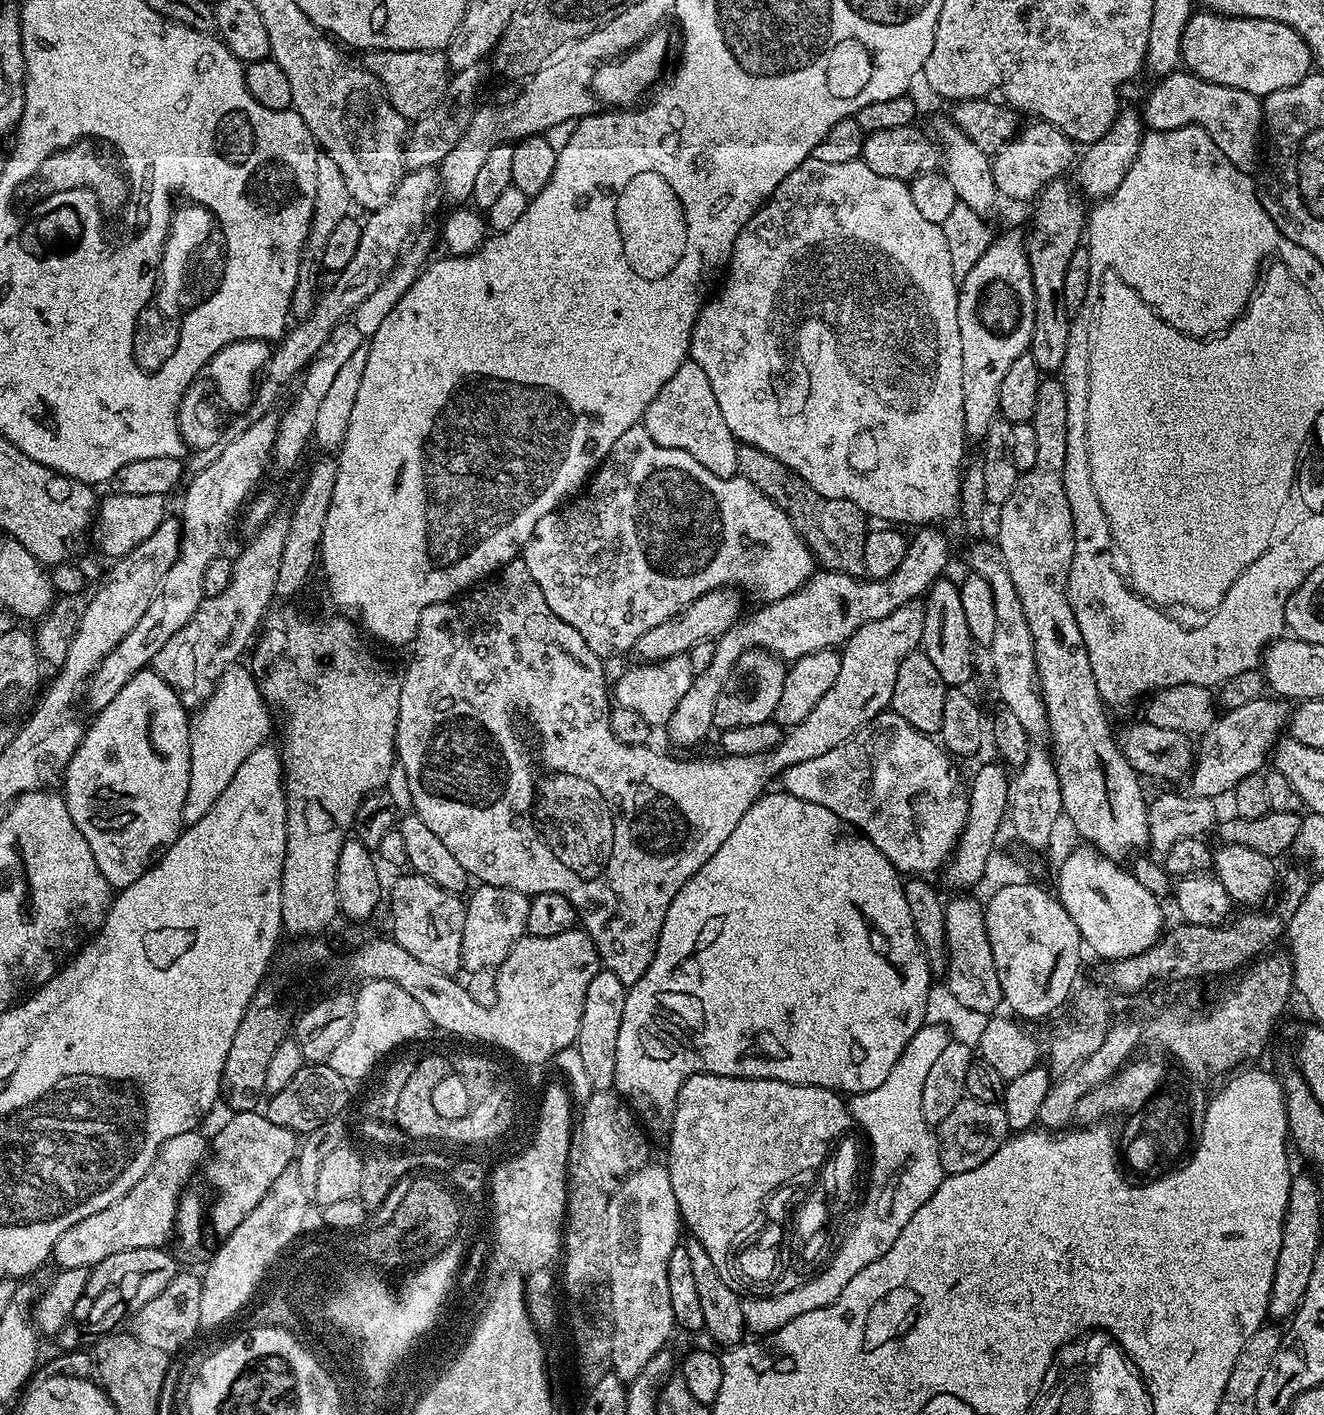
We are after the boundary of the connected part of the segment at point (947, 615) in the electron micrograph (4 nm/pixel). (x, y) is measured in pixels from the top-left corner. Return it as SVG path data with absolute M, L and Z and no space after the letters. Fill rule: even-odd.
M941 578L933 582L923 597L924 625L920 642L922 651L938 670L945 686L959 688L967 685L967 680L971 678L972 671L976 668L977 649L970 634L970 626L966 626L966 614L962 611L960 585L955 579L953 581L948 579Z

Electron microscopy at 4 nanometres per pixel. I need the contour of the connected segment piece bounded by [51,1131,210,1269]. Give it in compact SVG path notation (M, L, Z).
M199 1131L174 1134L174 1138L161 1146L152 1169L125 1196L106 1206L106 1210L98 1210L98 1214L82 1218L82 1222L70 1226L70 1230L54 1242L51 1259L57 1260L60 1268L91 1269L98 1262L110 1258L110 1254L118 1254L122 1250L164 1248L167 1240L169 1243L174 1236L180 1193L210 1152L209 1141L200 1135Z

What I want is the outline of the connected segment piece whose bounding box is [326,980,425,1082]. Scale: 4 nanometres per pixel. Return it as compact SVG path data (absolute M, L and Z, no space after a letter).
M366 980L359 985L360 989L355 989L354 995L354 1026L350 1026L350 1034L346 1034L346 1038L334 1050L334 1054L330 1054L330 1058L326 1061L337 1074L342 1074L342 1078L349 1082L355 1080L363 1081L367 1077L365 1071L369 1065L373 1064L375 1058L389 1045L396 1041L404 1039L404 1037L415 1035L415 1031L424 1029L424 1011L422 1006L418 1006L418 1002L414 998L410 998L410 994L406 994L406 990L402 990L397 984L391 984L385 980Z

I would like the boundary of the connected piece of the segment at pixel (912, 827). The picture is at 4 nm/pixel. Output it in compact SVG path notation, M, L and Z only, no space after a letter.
M885 710L879 712L870 722L866 722L866 726L862 726L853 736L846 738L846 742L842 742L842 746L834 746L834 750L822 754L822 758L810 758L810 762L798 762L794 766L790 766L779 777L778 783L783 791L789 792L794 798L802 798L802 802L818 802L818 806L826 806L826 810L834 810L834 814L838 814L838 818L842 818L847 824L853 824L863 836L870 842L874 842L874 846L878 846L878 850L882 850L882 854L892 863L897 872L901 874L932 874L928 872L934 871L935 868L936 871L943 869L955 853L968 817L966 784L965 781L960 781L959 774L952 769L952 763L954 763L953 757L929 733L919 732L917 728L906 722L906 718L902 718L894 711Z

